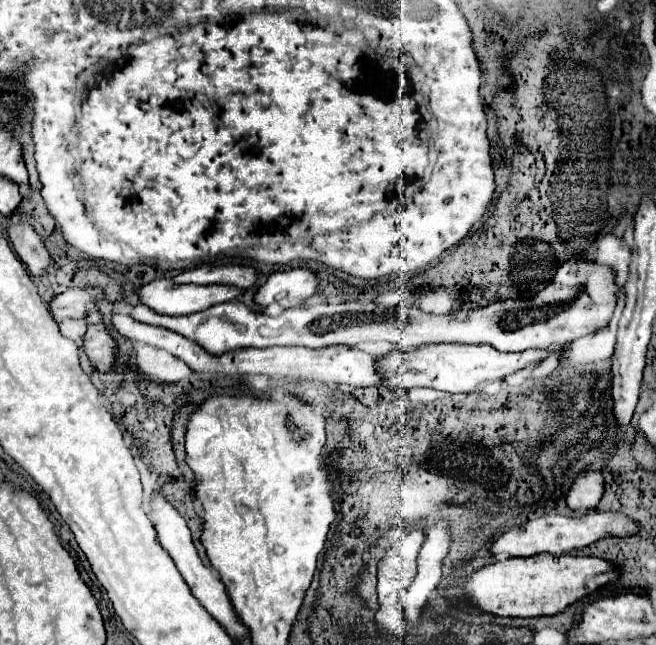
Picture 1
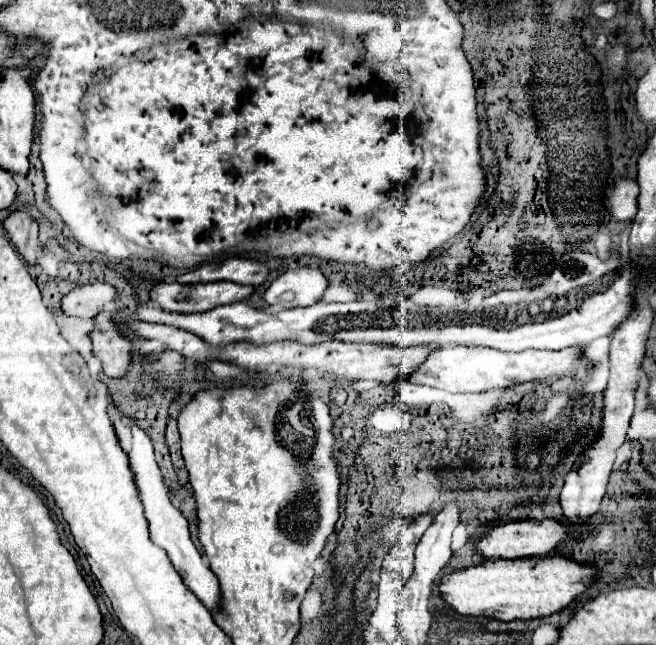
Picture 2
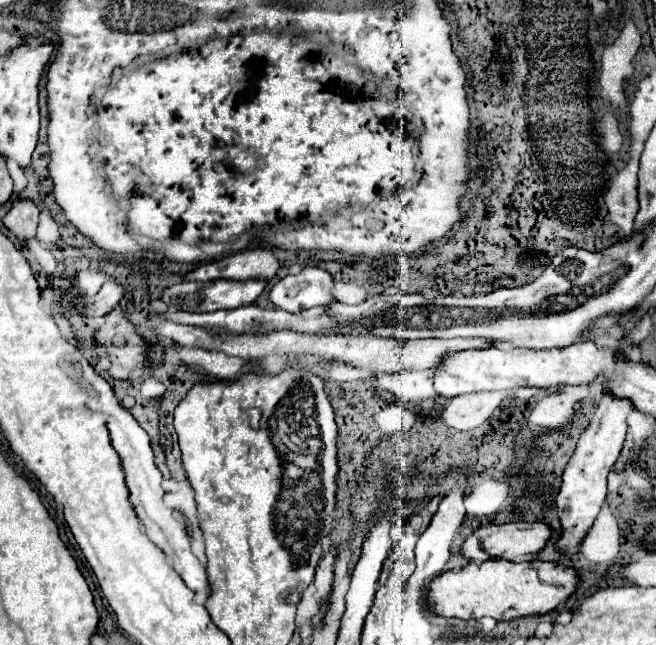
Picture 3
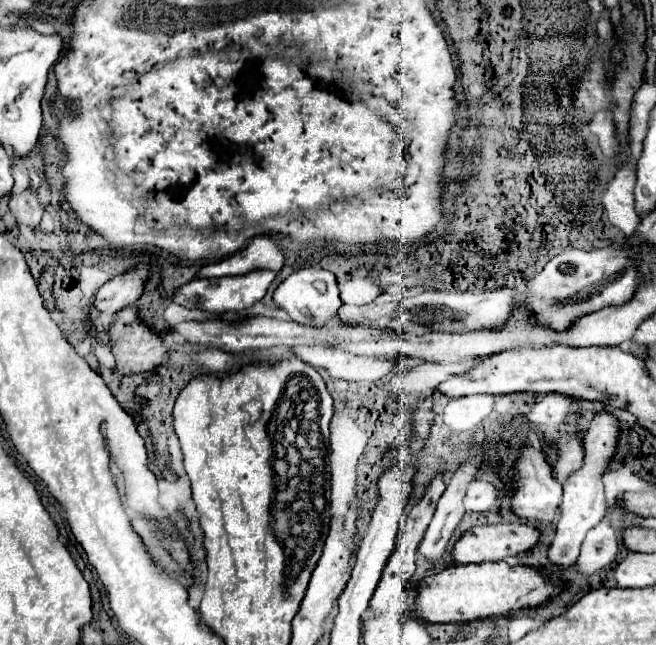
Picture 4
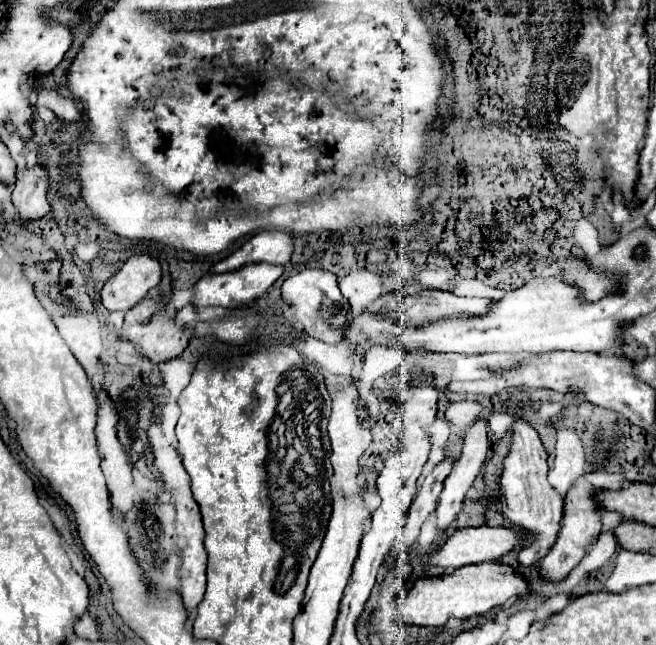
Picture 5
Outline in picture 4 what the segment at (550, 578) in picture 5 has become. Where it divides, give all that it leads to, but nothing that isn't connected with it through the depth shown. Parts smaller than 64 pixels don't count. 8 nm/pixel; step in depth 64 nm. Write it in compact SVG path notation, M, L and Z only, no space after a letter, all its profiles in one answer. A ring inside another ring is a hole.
M602 406L602 410L594 416L590 428L586 430L586 438L584 438L584 466L576 472L572 472L564 484L564 496L562 496L562 504L560 504L560 520L558 520L558 530L556 530L556 538L548 550L548 560L560 568L570 568L576 564L578 554L580 554L580 546L588 534L588 530L592 530L594 526L600 524L600 520L606 514L606 498L604 498L604 486L600 482L606 464L612 460L614 452L616 452L616 438L620 432L620 424L616 420L616 414L612 412L612 408Z

